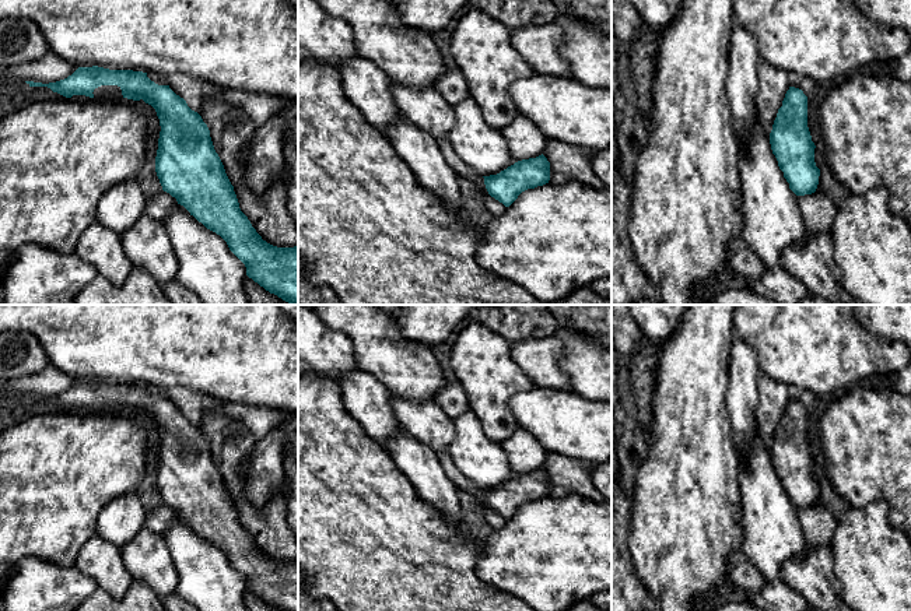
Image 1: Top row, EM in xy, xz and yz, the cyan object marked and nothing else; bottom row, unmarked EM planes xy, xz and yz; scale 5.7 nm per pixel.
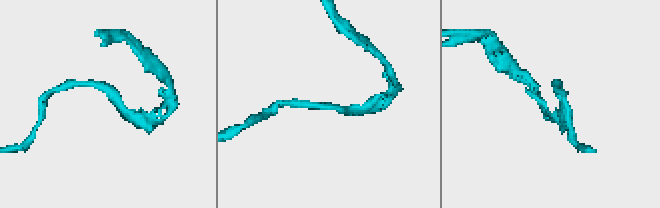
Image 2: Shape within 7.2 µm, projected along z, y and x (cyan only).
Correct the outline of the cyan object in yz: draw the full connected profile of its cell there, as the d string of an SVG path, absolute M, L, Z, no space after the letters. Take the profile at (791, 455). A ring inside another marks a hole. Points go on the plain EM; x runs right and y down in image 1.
M789 400L770 446L772 467L789 502L796 509L812 508L819 498L820 482L814 475L814 456L807 440L807 410Z

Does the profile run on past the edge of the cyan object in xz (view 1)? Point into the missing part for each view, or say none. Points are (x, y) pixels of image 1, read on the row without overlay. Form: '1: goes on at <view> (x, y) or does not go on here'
1: does not go on here

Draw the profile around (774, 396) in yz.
M765 373L758 375L760 401L754 417L758 433L770 449L778 422L782 419L786 404L789 403L788 386L775 382Z

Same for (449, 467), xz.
M437 453L438 460L444 468L446 477L456 485L458 489L465 489L474 495L479 503L483 506L484 519L493 529L501 529L505 524L505 519L491 510L486 502L484 491L476 487L469 478L466 478L453 463L449 453Z

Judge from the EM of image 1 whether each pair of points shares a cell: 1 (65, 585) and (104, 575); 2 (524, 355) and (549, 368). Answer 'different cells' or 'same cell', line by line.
1: same cell
2: same cell

